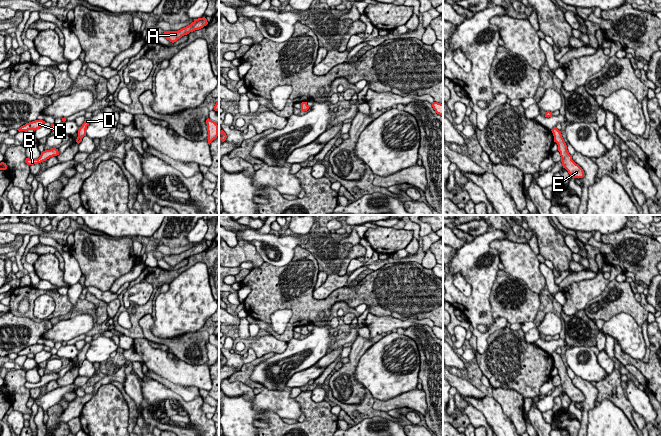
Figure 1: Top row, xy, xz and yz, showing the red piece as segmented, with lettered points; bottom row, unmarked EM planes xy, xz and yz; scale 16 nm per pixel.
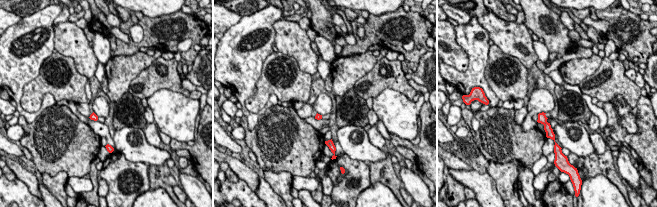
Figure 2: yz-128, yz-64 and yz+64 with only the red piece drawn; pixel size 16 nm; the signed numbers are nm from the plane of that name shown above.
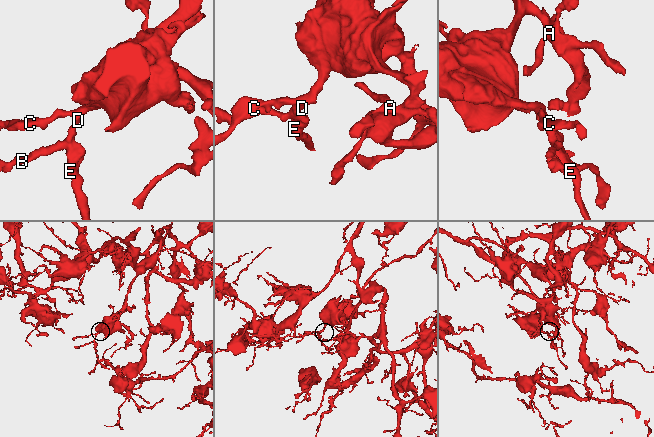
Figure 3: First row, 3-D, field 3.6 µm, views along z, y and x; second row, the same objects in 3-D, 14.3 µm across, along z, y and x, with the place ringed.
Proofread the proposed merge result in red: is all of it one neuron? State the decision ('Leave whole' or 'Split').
Leave whole

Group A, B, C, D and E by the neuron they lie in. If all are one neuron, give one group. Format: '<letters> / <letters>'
A B C D E

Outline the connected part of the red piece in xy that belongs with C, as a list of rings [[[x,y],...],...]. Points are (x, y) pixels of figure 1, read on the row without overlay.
[[[35,344],[29,347],[26,347],[25,349],[21,350],[19,353],[17,353],[19,356],[20,355],[25,355],[27,356],[28,354],[37,354],[44,350],[45,345],[43,344]]]

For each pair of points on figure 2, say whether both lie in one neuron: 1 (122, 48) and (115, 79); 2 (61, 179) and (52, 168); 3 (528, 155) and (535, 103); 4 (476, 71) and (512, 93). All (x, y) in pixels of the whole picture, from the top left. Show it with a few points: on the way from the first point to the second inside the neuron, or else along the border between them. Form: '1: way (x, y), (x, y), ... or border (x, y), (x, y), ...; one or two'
1: border (139, 50), (129, 55), (114, 55), (112, 57); two
2: border (41, 173), (55, 175), (64, 171), (68, 177); two
3: border (520, 124), (525, 131), (536, 126); two
4: border (488, 53), (485, 79), (497, 96); two

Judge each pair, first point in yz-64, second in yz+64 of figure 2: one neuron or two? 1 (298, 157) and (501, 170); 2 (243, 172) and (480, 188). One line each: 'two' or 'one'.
1: two
2: two

